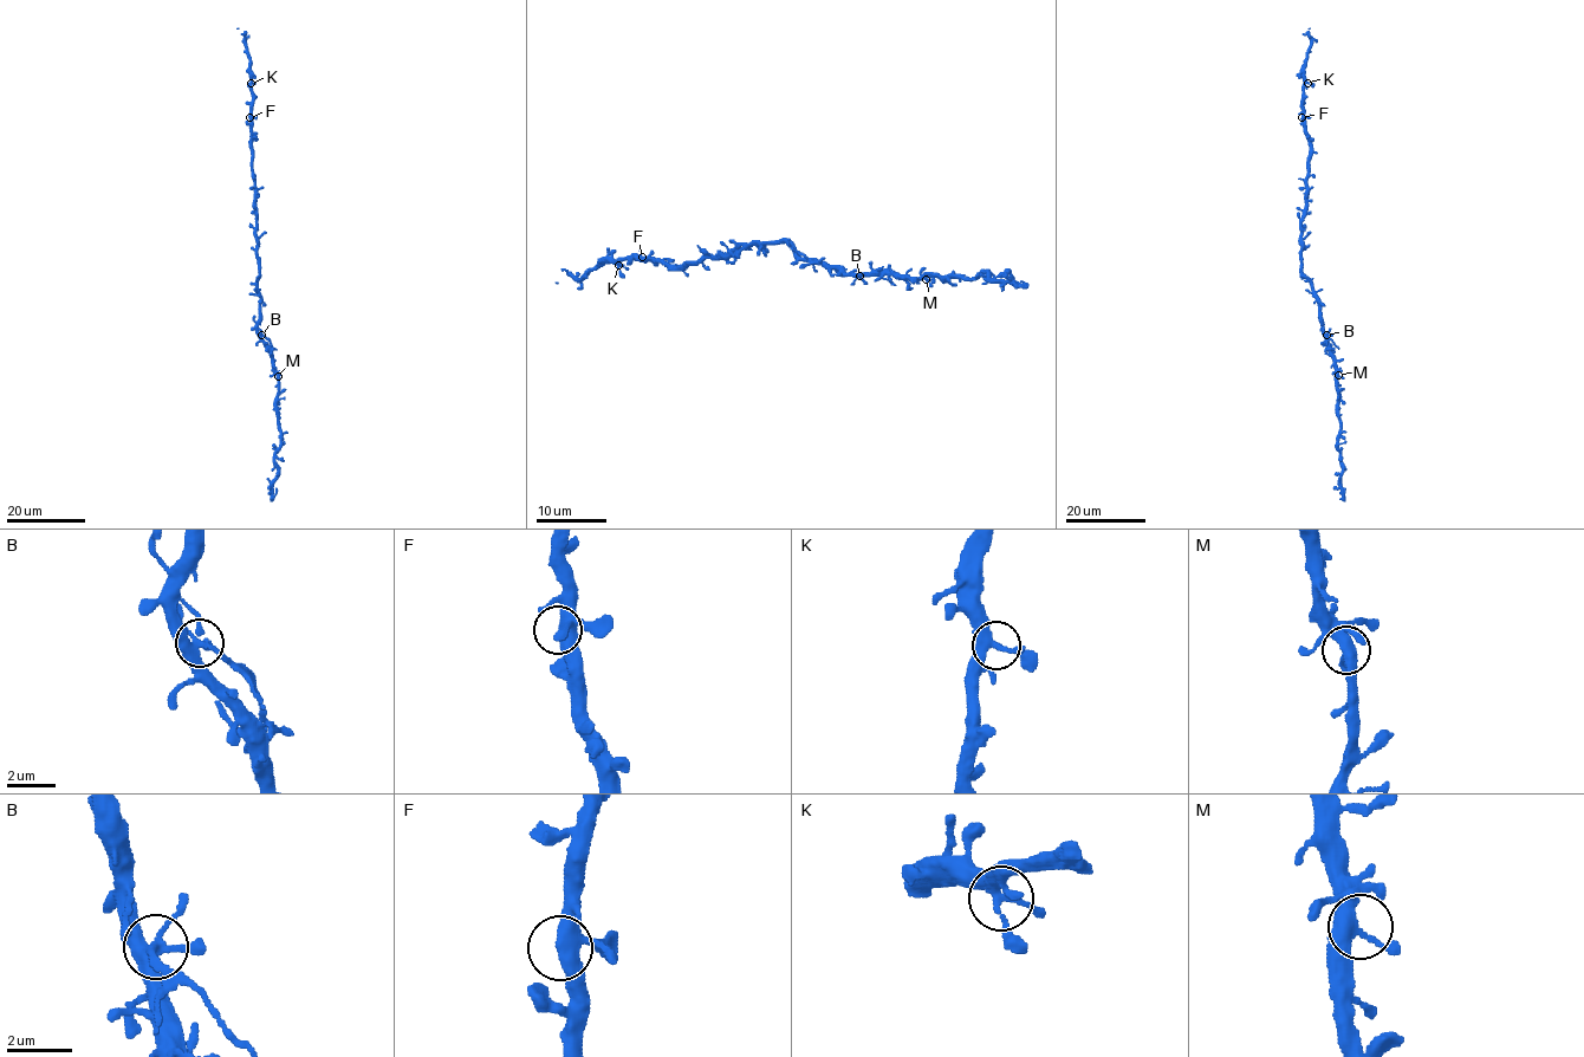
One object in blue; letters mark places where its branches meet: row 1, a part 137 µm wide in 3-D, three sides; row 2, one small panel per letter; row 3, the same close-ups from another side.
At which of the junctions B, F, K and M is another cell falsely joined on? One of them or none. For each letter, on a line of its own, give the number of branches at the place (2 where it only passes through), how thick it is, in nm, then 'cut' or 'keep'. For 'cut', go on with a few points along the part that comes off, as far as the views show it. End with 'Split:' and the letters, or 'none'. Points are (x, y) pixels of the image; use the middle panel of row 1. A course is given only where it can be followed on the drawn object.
B: 5 | 360 nm | cut | (859, 276), (876, 273), (895, 285)
F: 4 | 400 nm | keep
K: 4 | 320 nm | keep
M: 5 | 380 nm | keep
Split: B

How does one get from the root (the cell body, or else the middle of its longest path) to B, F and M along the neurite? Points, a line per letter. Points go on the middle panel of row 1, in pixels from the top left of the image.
B: (786, 242), (798, 257), (826, 266), (837, 265), (845, 273), (859, 276)
F: (786, 242), (735, 245), (728, 254), (703, 255), (686, 265), (663, 265), (642, 257)
M: (786, 242), (798, 257), (826, 266), (837, 265), (845, 273), (893, 273), (926, 279)

